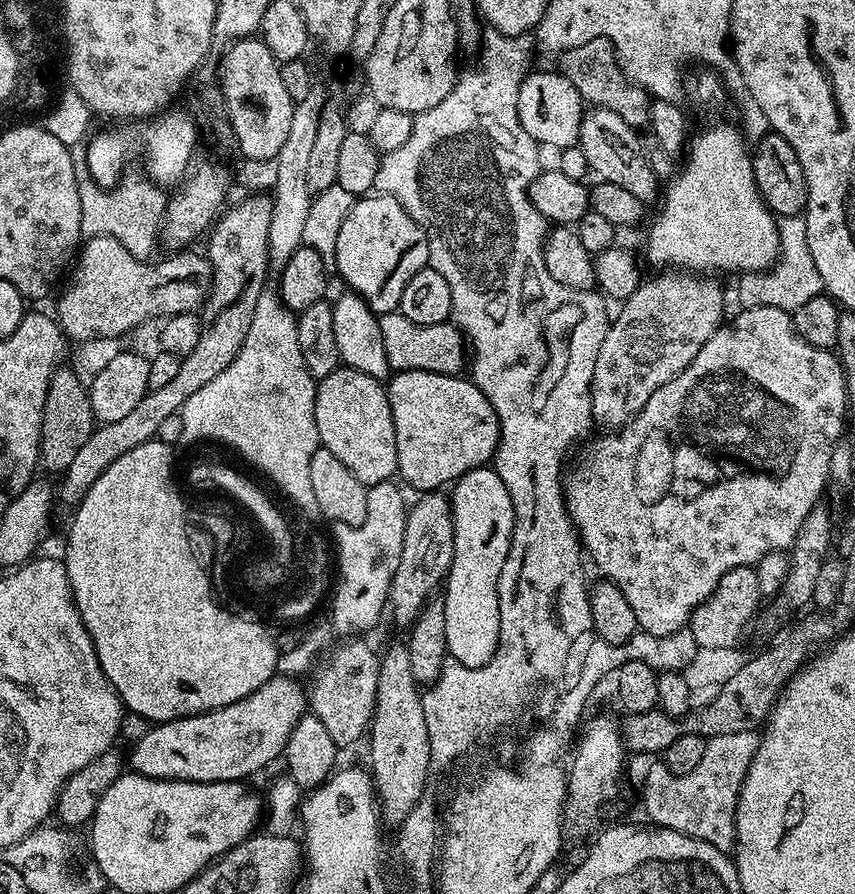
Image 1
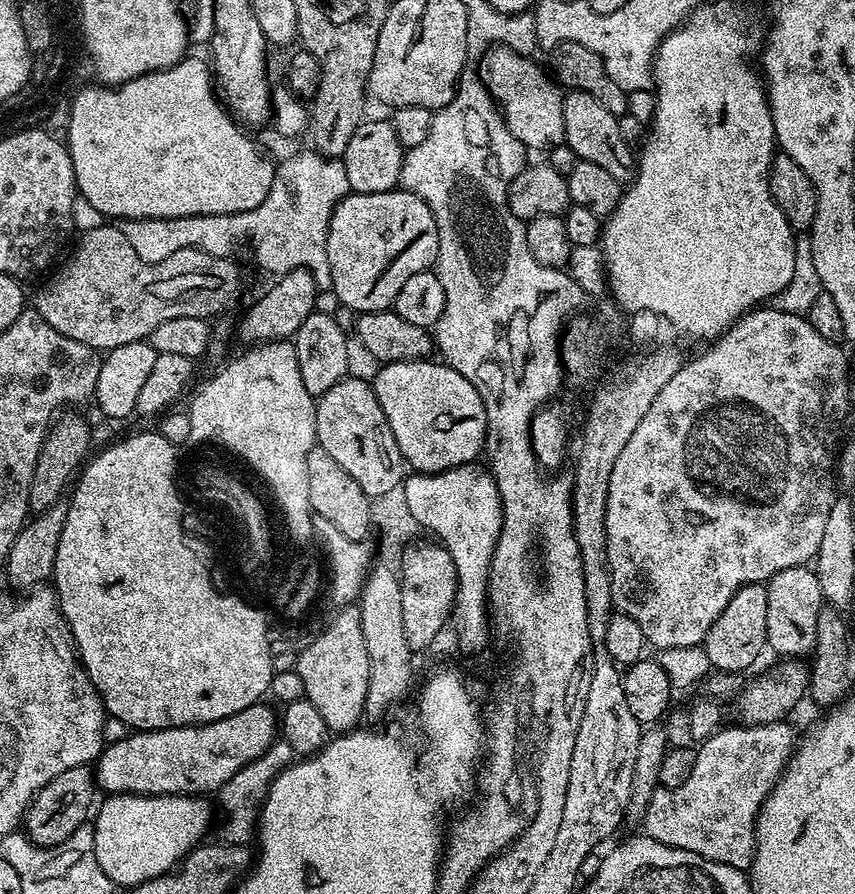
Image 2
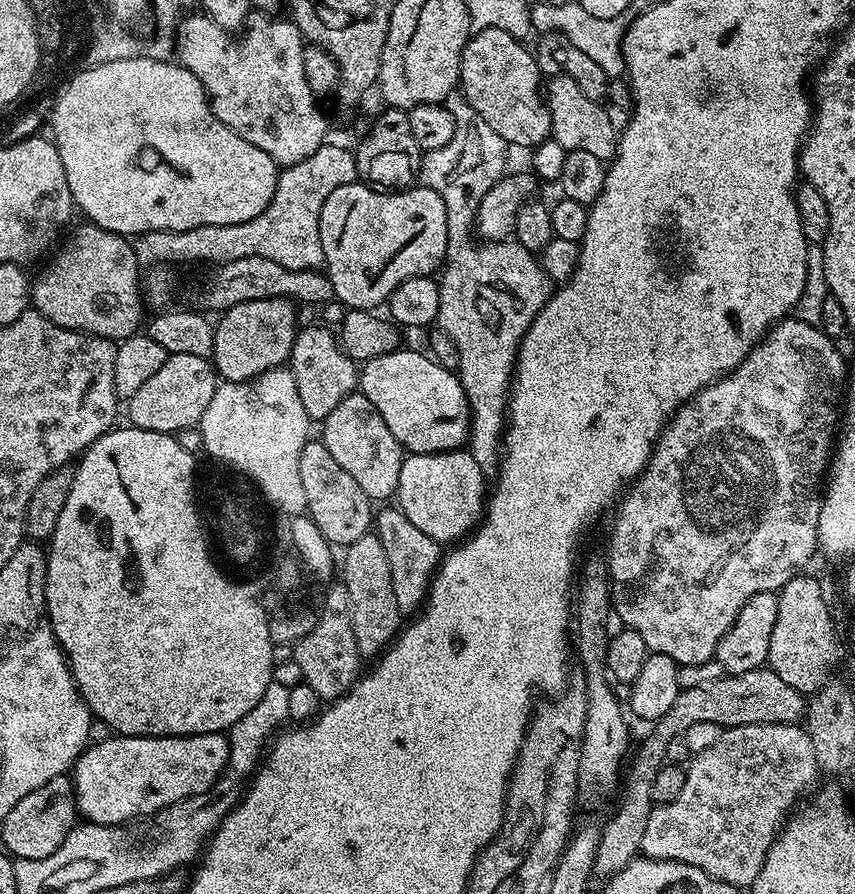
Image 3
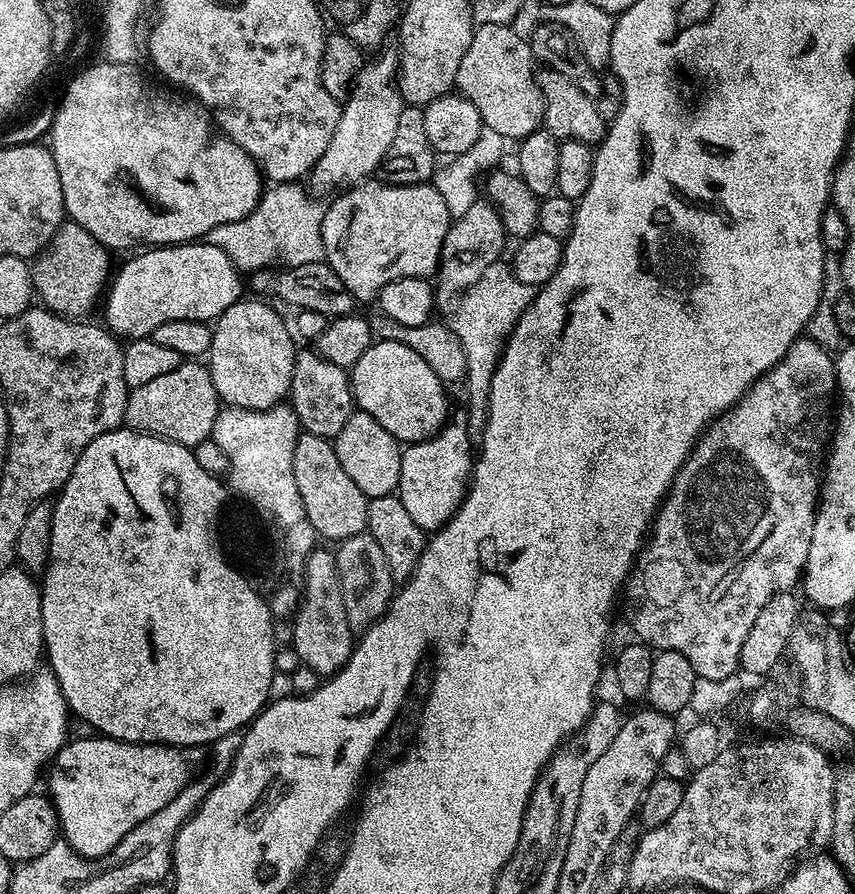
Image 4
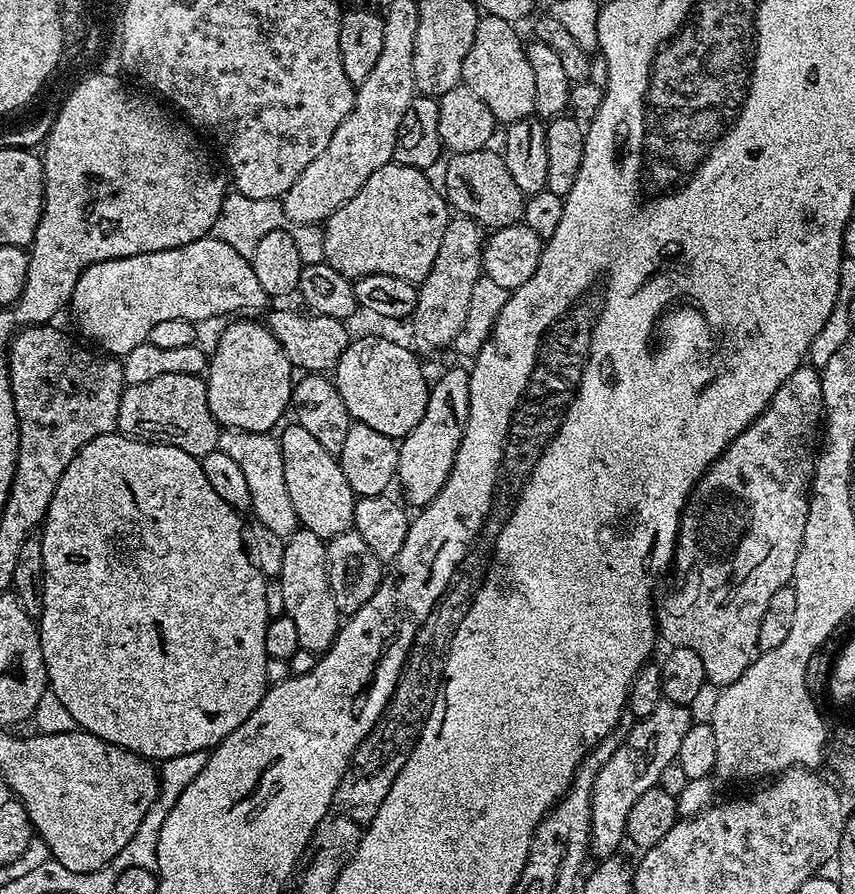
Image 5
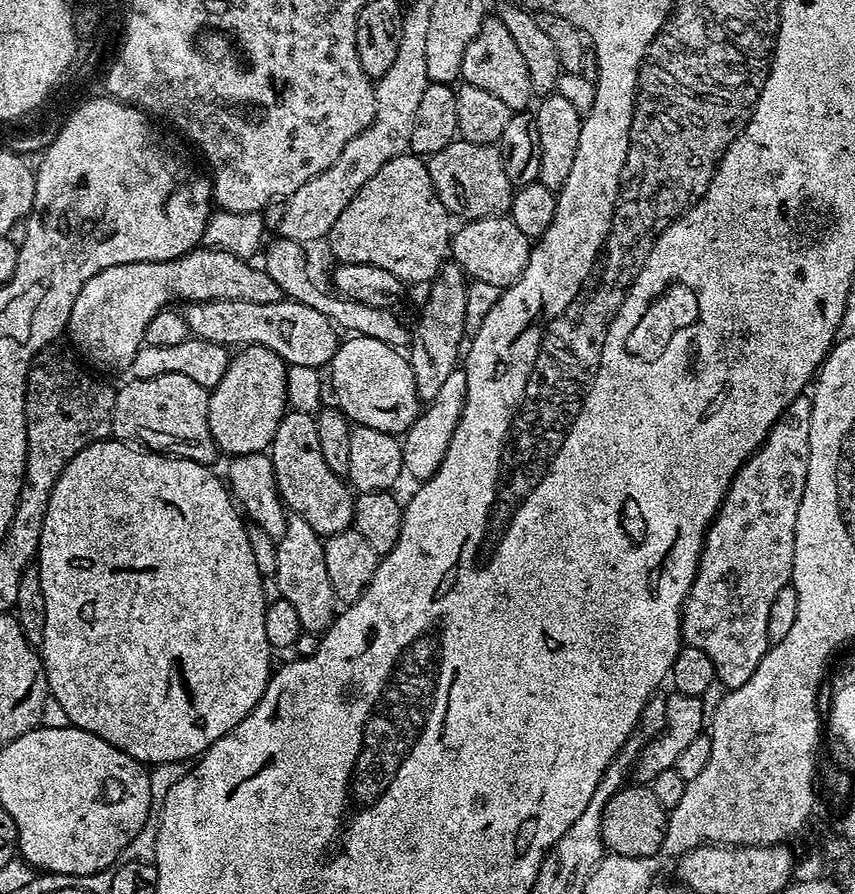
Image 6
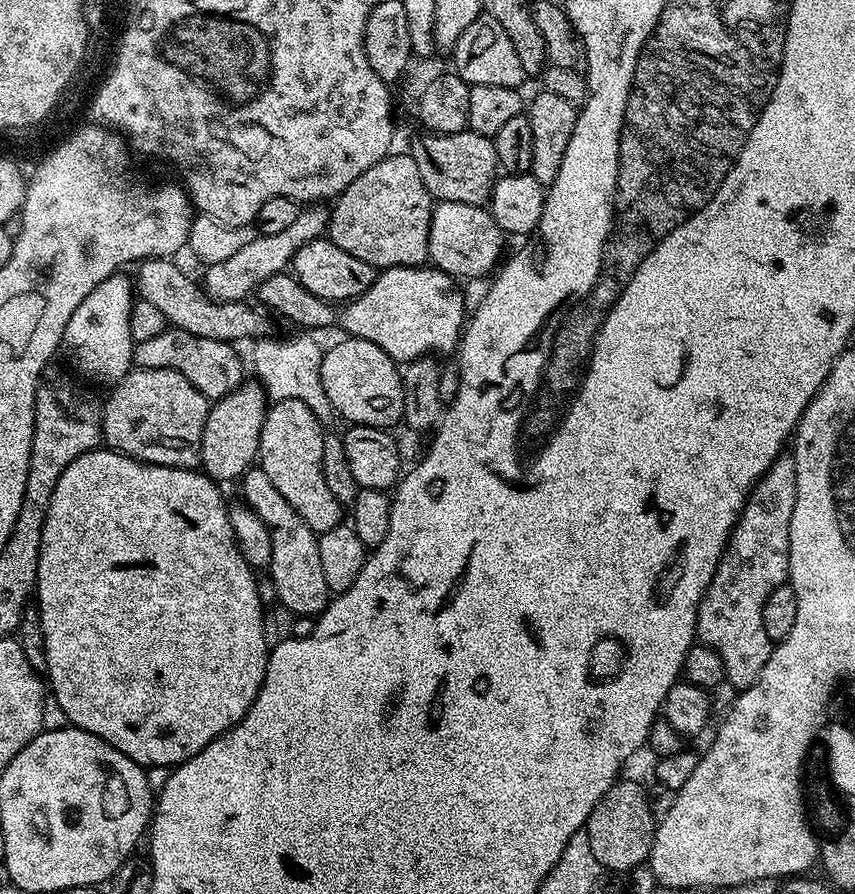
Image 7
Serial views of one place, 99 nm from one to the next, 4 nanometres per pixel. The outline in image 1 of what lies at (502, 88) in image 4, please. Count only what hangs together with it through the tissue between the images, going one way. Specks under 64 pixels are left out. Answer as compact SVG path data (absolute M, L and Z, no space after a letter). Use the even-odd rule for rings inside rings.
M532 70L524 77L518 90L518 122L522 122L522 130L536 140L537 145L549 144L553 150L569 148L577 144L579 128L582 126L586 103L574 88L568 76L563 76L558 70Z

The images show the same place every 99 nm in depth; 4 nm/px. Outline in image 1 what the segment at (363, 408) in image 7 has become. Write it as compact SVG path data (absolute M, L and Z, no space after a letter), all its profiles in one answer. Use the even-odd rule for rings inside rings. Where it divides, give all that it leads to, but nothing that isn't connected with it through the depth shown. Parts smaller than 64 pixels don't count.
M406 370L395 373L387 381L386 387L390 414L394 418L396 471L399 479L402 478L410 487L417 488L417 493L443 489L470 470L485 467L495 457L500 441L498 414L494 406L490 406L486 394L482 394L482 390L478 390L471 379L460 374L447 376L426 370Z

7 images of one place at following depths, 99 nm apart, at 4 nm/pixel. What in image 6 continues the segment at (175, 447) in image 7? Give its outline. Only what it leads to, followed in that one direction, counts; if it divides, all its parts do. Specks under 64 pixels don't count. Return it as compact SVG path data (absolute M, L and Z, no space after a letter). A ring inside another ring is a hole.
M158 374L158 378L129 379L127 383L119 385L112 411L112 436L115 439L135 442L166 456L181 456L199 464L215 465L218 449L210 434L208 421L209 389L198 386L198 382L194 382L194 378L186 378L186 374Z

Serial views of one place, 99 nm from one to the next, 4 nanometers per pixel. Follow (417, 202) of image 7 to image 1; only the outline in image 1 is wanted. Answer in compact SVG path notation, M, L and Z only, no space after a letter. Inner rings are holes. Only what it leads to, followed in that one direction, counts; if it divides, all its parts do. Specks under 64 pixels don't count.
M368 194L353 203L350 214L342 222L342 230L338 230L335 271L340 272L349 284L347 287L361 296L374 313L397 311L406 282L427 267L426 234L393 196Z

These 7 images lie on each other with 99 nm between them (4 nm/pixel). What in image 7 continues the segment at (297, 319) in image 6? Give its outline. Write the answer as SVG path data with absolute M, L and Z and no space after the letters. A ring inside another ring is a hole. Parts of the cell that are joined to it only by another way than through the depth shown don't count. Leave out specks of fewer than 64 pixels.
M172 258L159 260L141 260L135 265L134 292L139 299L150 302L166 314L169 325L181 328L190 334L198 334L198 338L214 338L215 340L255 341L265 335L264 320L260 317L259 307L251 308L248 302L217 302L205 294L196 284L176 265Z

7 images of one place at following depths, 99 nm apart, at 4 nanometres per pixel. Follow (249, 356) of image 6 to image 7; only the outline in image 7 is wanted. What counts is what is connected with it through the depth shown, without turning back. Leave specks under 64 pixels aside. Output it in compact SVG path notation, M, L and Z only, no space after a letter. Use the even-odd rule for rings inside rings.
M245 382L209 407L206 426L202 430L199 467L205 476L217 482L239 481L257 463L264 416L270 400L259 382Z

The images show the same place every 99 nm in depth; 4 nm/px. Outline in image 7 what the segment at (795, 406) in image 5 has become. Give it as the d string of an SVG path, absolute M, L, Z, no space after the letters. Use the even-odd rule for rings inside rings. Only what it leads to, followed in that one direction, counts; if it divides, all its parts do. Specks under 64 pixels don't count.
M782 454L749 494L736 527L728 537L728 547L724 549L724 557L720 559L718 570L702 602L696 605L696 634L699 643L710 646L720 655L725 681L732 683L737 690L750 687L759 678L774 647L766 630L762 630L762 606L766 606L766 598L770 598L770 594L774 594L774 590L778 590L778 586L782 586L789 579L788 539L795 497L796 467L791 455Z

